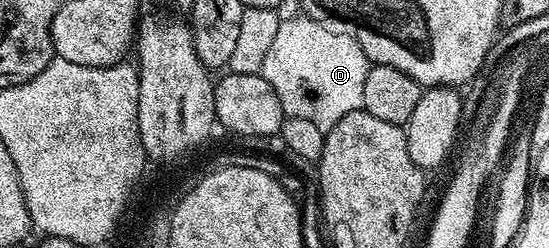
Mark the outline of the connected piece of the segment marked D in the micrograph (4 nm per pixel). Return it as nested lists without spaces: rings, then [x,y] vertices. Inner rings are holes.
[[[306,16],[298,17],[280,21],[260,73],[277,92],[286,117],[313,120],[326,132],[349,112],[362,109],[365,76],[371,63],[354,35],[343,30],[335,32],[326,23]]]

